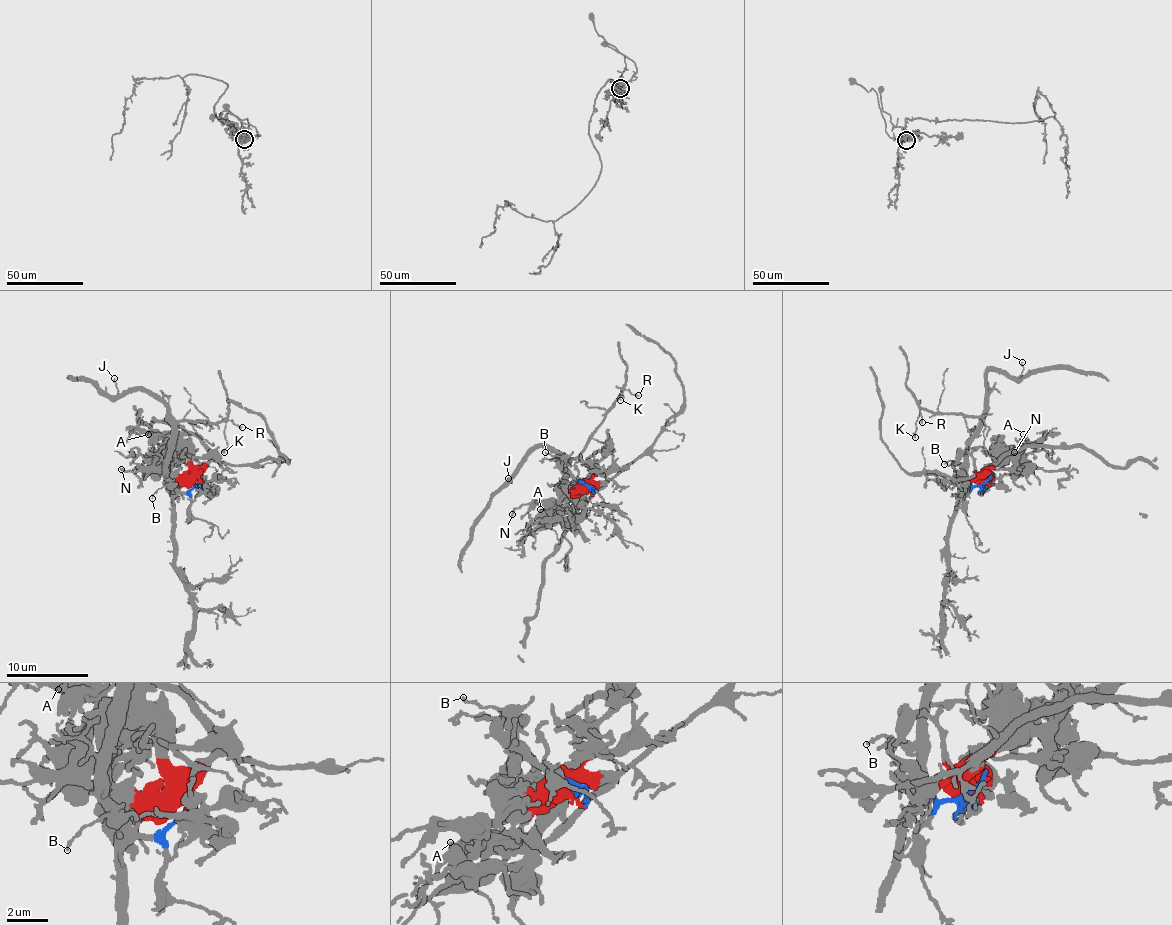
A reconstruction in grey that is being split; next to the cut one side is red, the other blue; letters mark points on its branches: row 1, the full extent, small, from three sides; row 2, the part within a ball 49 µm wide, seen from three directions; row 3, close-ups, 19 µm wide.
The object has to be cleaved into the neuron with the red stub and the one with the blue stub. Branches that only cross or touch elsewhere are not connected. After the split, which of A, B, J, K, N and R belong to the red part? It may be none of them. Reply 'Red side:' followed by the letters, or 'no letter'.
Red side: A, N

